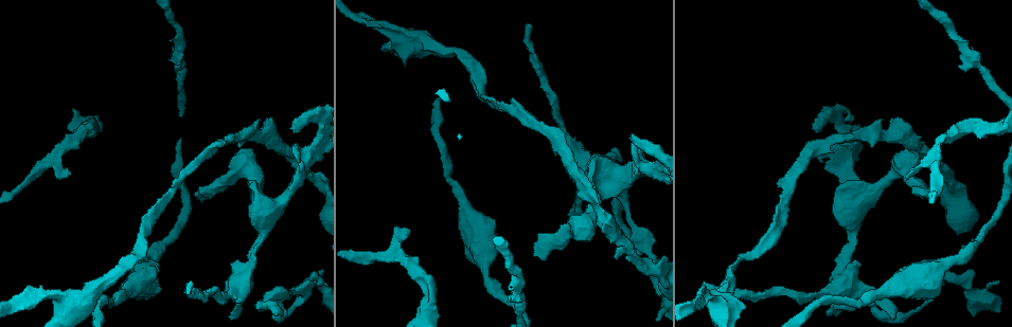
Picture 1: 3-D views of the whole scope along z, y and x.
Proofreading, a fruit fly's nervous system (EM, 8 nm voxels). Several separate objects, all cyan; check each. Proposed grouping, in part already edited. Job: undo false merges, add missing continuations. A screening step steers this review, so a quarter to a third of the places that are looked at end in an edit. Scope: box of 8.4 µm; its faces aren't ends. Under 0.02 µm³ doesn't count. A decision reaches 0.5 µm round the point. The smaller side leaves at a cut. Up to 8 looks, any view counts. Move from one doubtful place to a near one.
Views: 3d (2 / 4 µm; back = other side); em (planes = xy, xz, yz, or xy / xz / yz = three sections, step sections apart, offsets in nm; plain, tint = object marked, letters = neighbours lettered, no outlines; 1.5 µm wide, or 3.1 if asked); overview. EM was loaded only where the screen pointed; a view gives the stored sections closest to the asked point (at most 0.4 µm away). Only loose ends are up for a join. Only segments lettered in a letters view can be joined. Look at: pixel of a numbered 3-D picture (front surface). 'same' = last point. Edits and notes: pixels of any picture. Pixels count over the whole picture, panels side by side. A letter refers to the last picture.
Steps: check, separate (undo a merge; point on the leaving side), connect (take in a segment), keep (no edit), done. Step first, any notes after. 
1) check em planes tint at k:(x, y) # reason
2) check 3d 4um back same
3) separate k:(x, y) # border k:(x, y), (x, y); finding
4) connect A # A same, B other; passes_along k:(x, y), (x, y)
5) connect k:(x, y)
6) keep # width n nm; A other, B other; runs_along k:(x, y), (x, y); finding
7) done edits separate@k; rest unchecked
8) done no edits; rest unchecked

check em planes letters at 1:(302, 290) # branch point

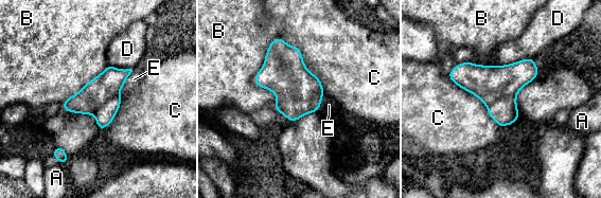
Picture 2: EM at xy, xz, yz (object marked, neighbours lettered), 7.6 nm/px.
keep # longest_contact C 550 nm; A other, B other, C other, D other, E other; one cell here

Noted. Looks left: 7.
check em xz step 4 tint at 1:(589, 179) # branch stops here

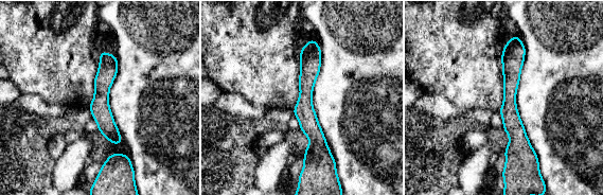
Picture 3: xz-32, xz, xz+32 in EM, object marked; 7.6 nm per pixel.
check em xz step 4 letters same

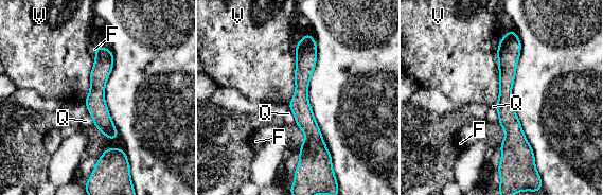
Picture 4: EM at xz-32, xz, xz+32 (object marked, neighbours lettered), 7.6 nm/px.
keep # width 140 nm; F other, Q other, V other; runs_along 4:(512, 34), (504, 160); no lettered segment goes on from it

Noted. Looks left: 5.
check 3d 4um at 1:(921, 152) # sudden change in width

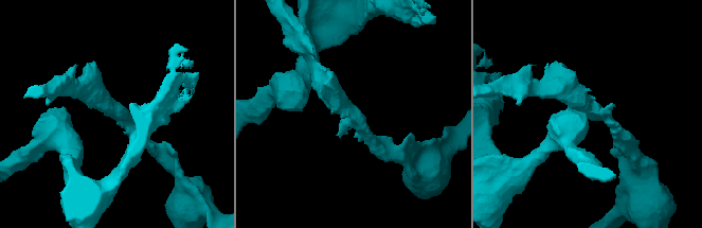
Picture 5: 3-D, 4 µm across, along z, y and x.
check em yz step 4 tint at 5:(588, 111) # arm_widths 200, 380 nm

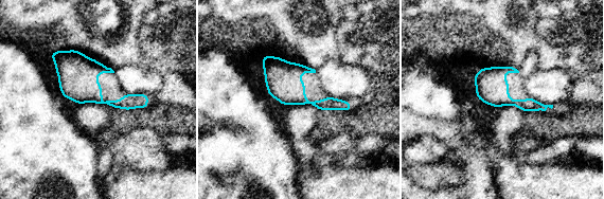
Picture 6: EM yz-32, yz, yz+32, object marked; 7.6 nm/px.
check em planes letters same

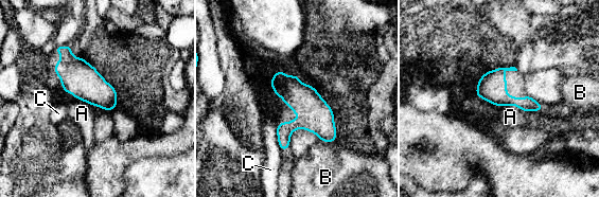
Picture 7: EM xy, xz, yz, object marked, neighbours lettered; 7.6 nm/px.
keep # longest_contact A 220 nm; A other, B other, C other; border 7:(499, 106), (515, 105), (526, 112); continuous, no second cell

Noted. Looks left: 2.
done no edits; rest unchecked

